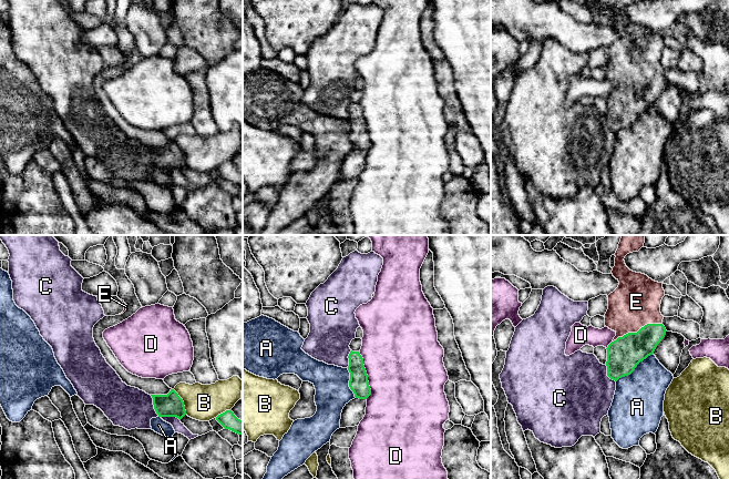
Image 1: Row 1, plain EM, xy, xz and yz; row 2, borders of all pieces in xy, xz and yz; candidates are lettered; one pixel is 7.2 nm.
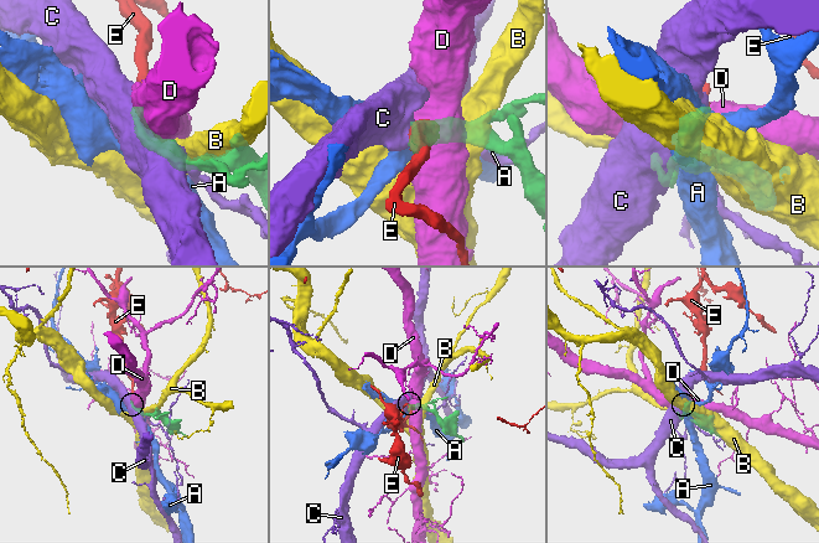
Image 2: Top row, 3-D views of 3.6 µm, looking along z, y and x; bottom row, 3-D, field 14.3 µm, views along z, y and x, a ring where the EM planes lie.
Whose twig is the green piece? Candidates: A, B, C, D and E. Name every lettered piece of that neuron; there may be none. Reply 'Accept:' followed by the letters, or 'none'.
Accept: E

